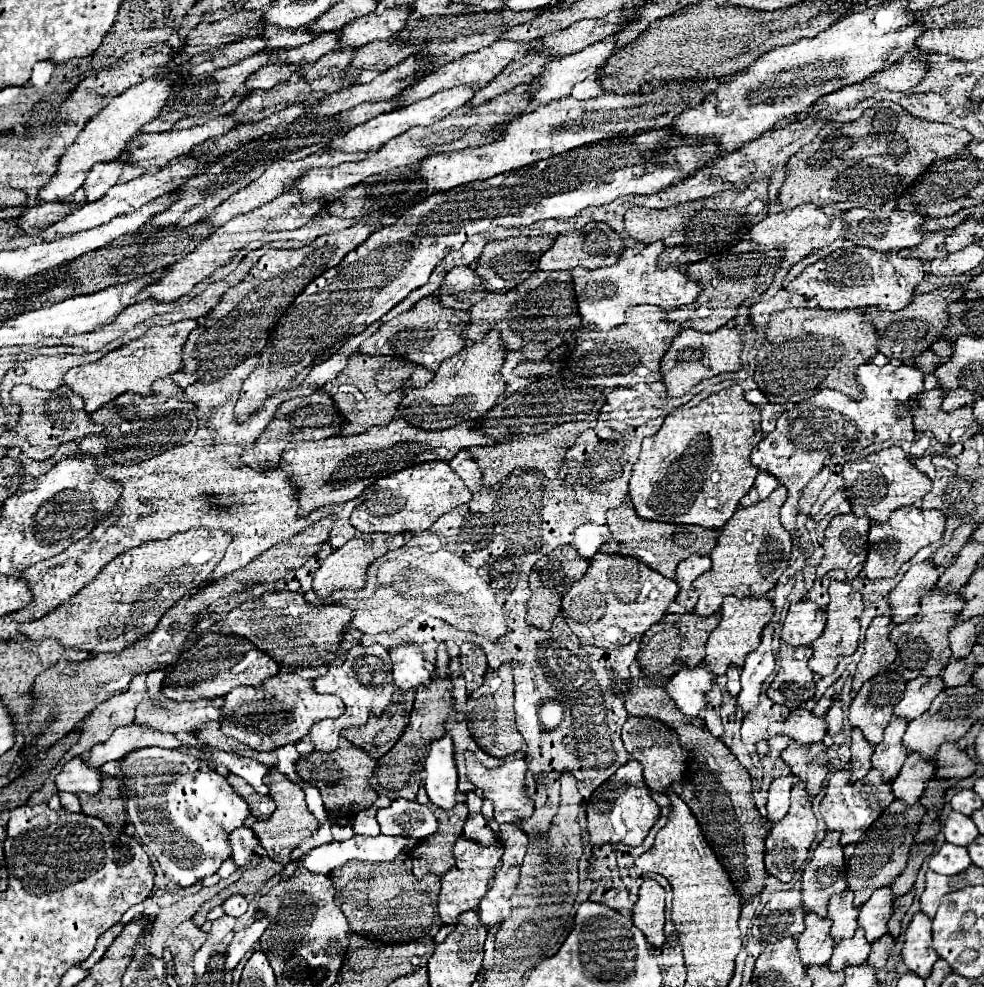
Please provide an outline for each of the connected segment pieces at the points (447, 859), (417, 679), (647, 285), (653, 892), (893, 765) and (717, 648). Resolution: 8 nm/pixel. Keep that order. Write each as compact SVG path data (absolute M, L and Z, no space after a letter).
M456 803L456 807L444 811L440 807L434 809L438 819L436 835L422 839L412 851L410 859L414 865L414 875L438 875L442 877L452 865L452 845L462 835L464 821L468 817L468 807L464 803Z
M404 643L390 649L392 659L392 675L394 683L400 689L414 689L420 685L428 685L430 671L424 665L424 655L420 645L416 643Z
M652 243L652 245L646 245L640 253L636 253L630 259L620 257L618 263L614 263L612 267L604 267L596 271L586 271L582 267L572 269L570 273L572 273L574 291L576 291L578 315L582 323L596 325L596 329L600 331L610 331L612 327L624 323L624 311L632 305L652 303L670 311L686 303L692 303L700 293L700 285L688 279L678 267L660 269L658 255L662 253L662 249L664 249L662 243Z
M646 879L642 883L638 901L632 909L632 921L642 929L650 945L660 947L664 943L664 889L658 881Z
M894 717L884 731L884 741L874 747L872 767L882 773L882 779L886 783L896 779L904 759L908 757L908 751L902 747L902 735L906 731L906 725L908 721Z
M728 595L724 597L720 613L722 613L720 625L710 633L710 639L706 643L706 657L704 657L704 663L712 669L714 675L724 675L728 665L738 665L738 667L744 665L746 655L758 647L762 627L772 619L774 607L768 595L748 597L748 599L738 599L734 595Z

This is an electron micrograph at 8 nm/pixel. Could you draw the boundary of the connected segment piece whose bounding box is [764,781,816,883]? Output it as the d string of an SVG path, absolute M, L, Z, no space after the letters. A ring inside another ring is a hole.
M798 781L792 791L790 791L790 809L786 813L786 817L782 821L778 821L768 837L766 837L766 849L764 849L764 863L766 863L766 871L770 875L774 875L776 879L788 883L794 879L794 873L800 871L802 863L808 857L808 847L814 841L816 835L816 817L812 813L812 805L810 805L810 797L804 789L804 781Z

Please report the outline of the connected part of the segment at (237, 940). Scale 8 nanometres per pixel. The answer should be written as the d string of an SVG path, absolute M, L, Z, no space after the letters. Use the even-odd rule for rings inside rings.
M262 917L262 919L256 919L250 927L234 933L234 937L232 937L230 945L228 945L228 951L226 951L226 971L232 971L240 963L240 959L248 951L254 949L254 945L258 943L260 935L266 929L266 925L268 925L268 919Z

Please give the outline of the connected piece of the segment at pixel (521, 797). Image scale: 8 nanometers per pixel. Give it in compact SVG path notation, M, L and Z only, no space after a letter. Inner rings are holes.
M466 751L466 777L468 777L468 781L472 781L476 785L476 789L482 793L482 797L486 797L494 803L494 819L498 823L512 823L514 819L524 819L524 817L532 815L534 803L524 795L524 773L526 773L524 759L512 759L500 767L488 769L478 761L478 757L472 751Z

